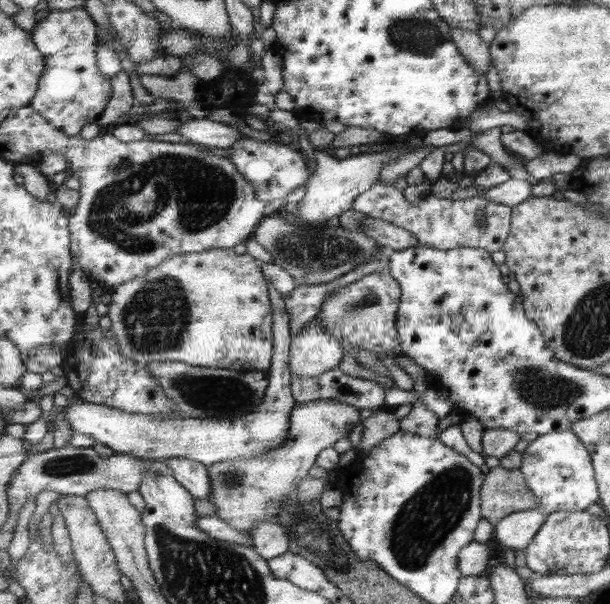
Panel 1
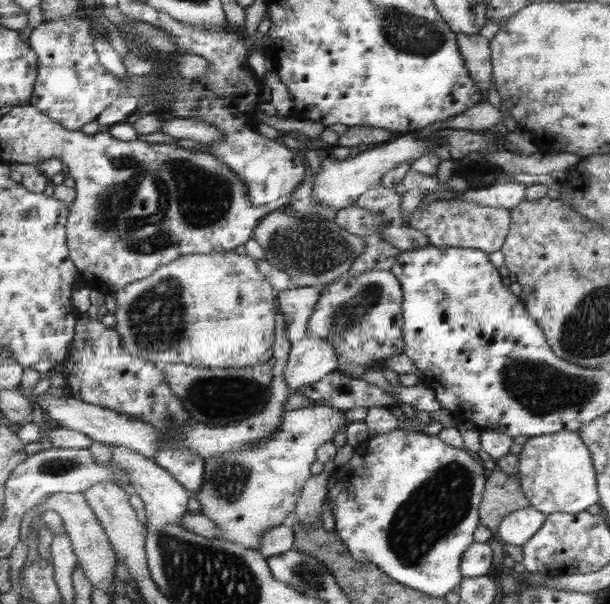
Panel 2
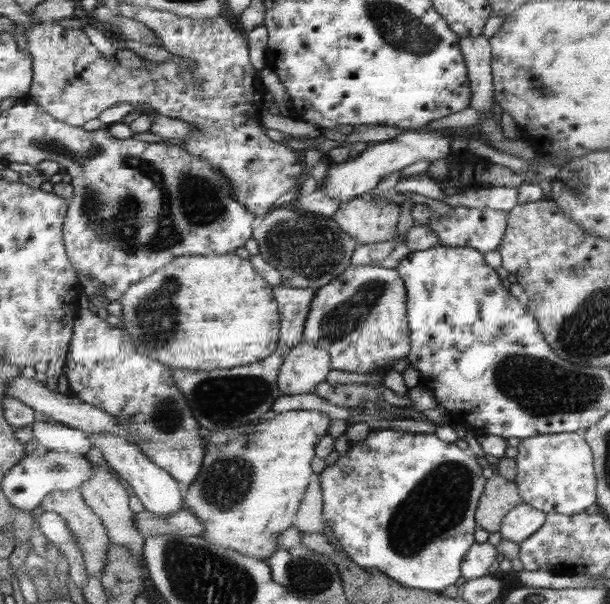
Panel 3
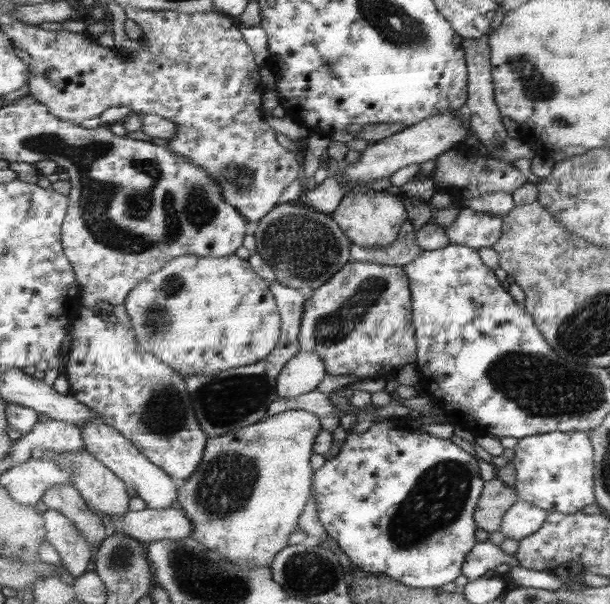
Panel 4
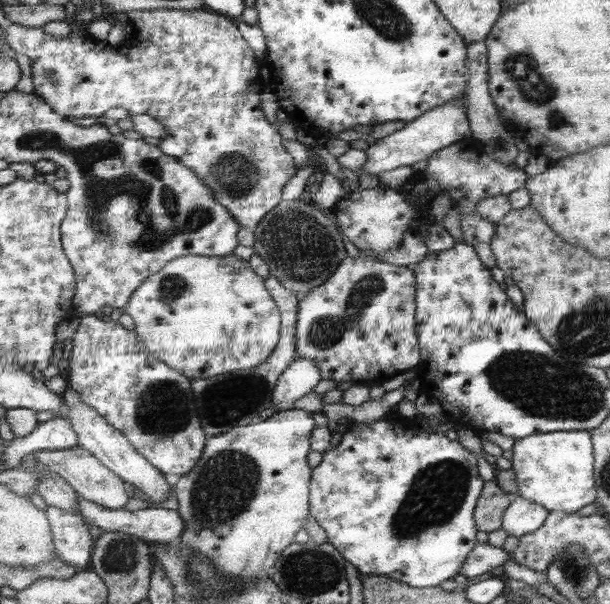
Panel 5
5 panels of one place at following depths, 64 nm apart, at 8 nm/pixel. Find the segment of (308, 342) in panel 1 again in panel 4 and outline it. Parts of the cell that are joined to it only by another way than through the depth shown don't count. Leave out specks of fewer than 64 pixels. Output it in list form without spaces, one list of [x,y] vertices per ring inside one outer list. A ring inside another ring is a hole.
[[[297,351],[279,371],[275,396],[285,399],[315,390],[325,376],[323,361],[313,351]]]

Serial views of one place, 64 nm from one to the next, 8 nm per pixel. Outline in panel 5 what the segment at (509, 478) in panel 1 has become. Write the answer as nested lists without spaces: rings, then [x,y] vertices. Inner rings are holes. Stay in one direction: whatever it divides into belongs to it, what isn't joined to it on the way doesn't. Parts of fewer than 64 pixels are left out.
[[[495,481],[484,484],[484,491],[477,500],[476,509],[473,511],[476,529],[480,532],[490,533],[500,530],[503,523],[504,511],[512,504],[517,495],[510,496],[505,493]]]

